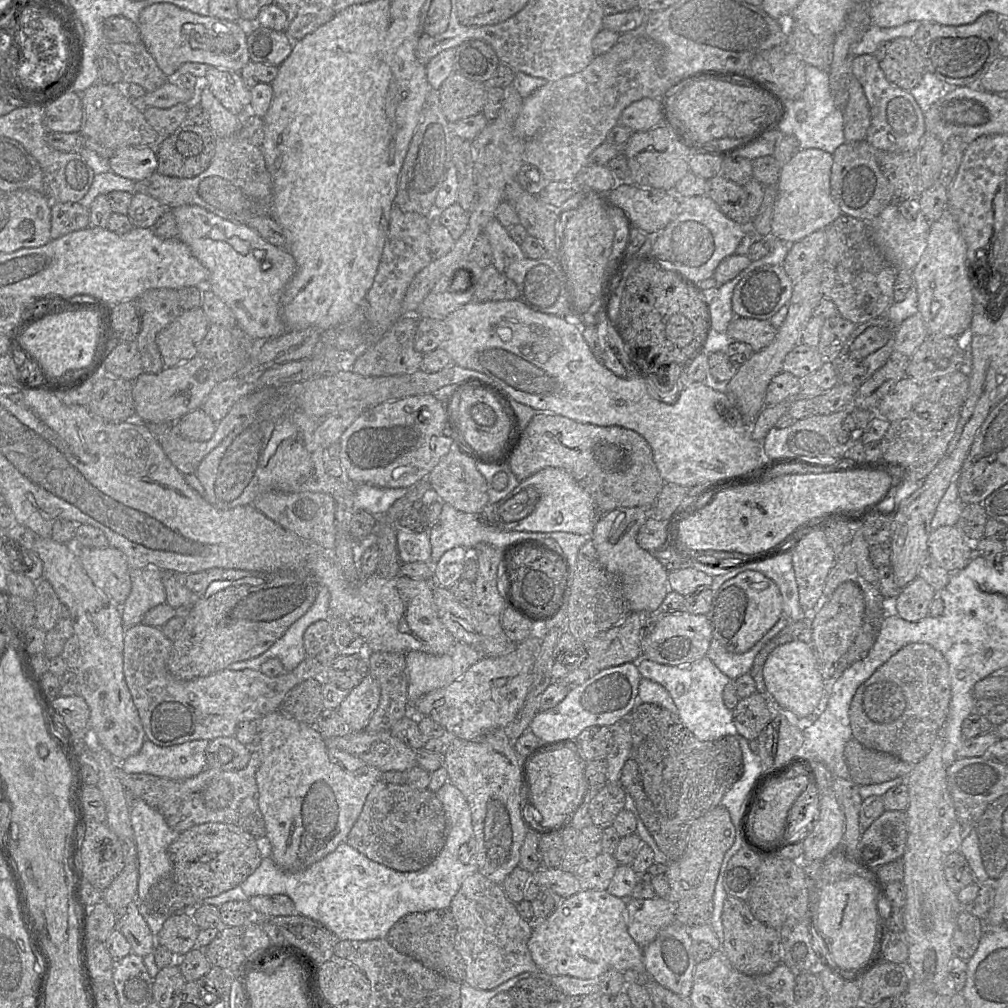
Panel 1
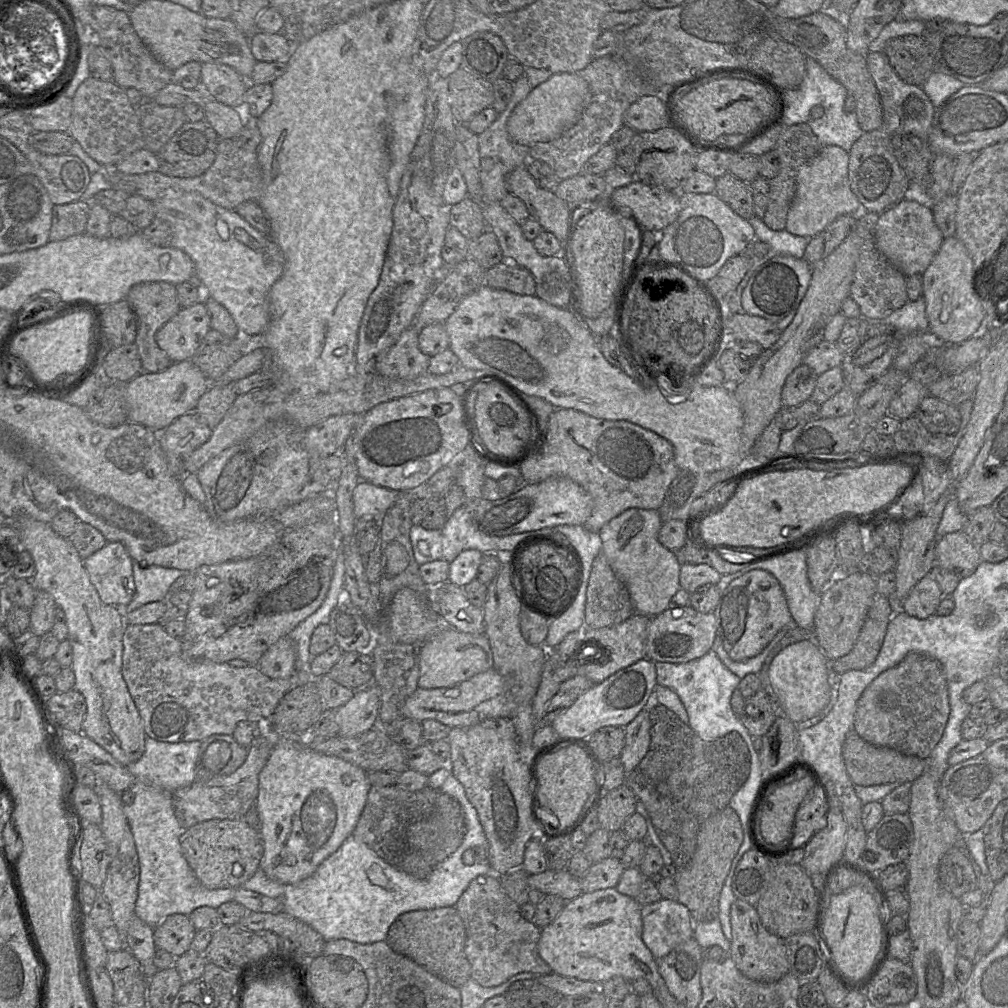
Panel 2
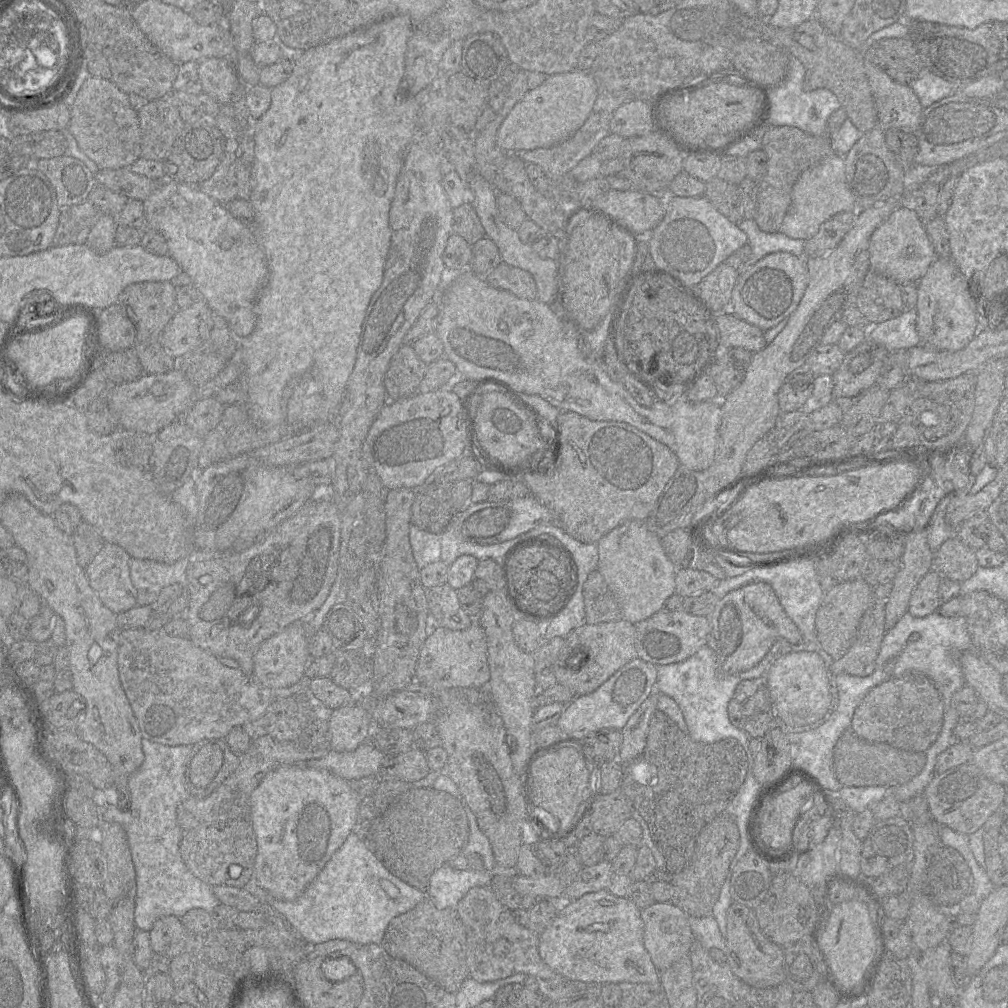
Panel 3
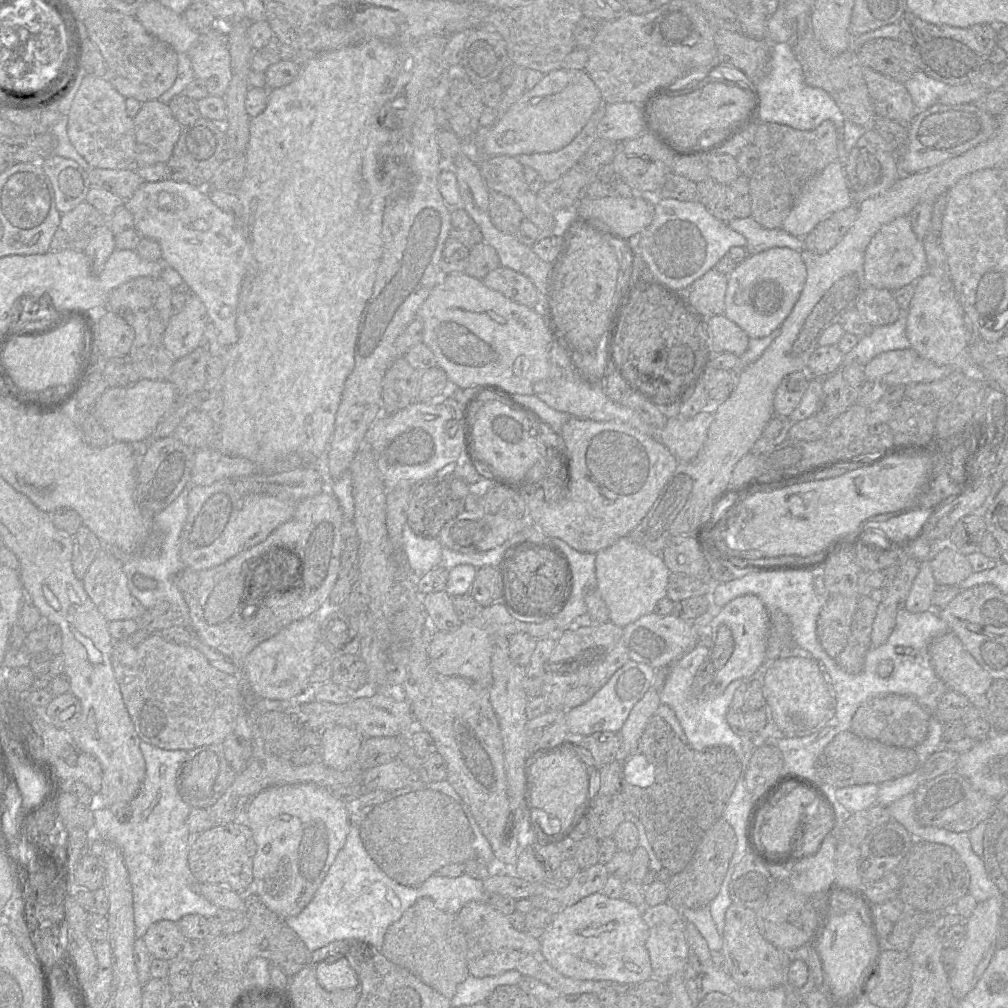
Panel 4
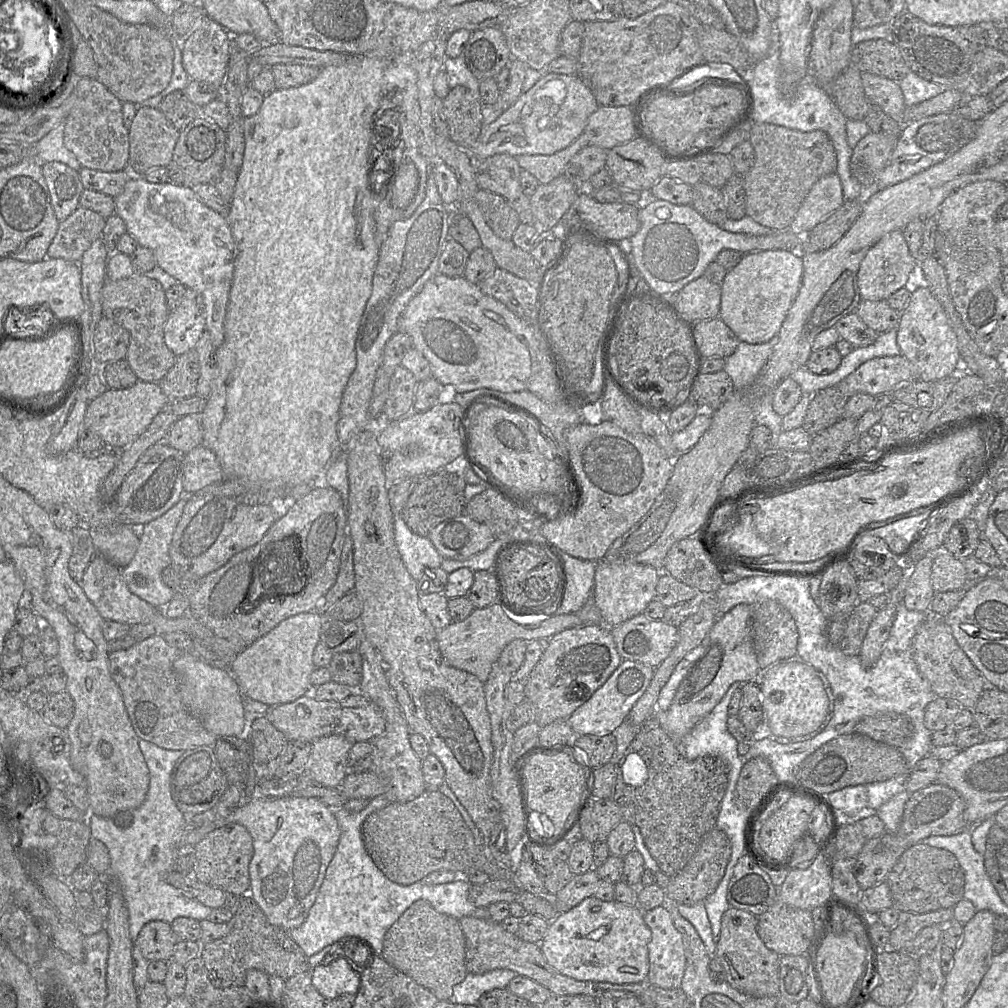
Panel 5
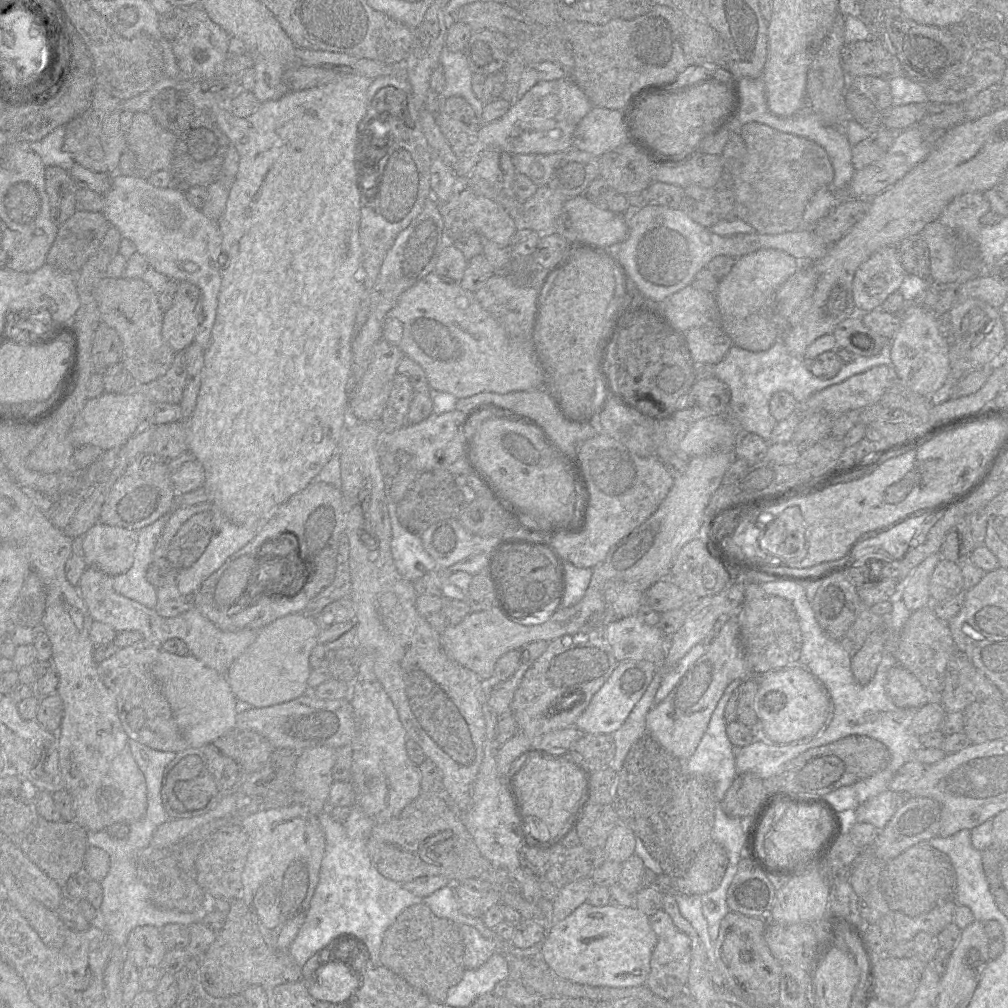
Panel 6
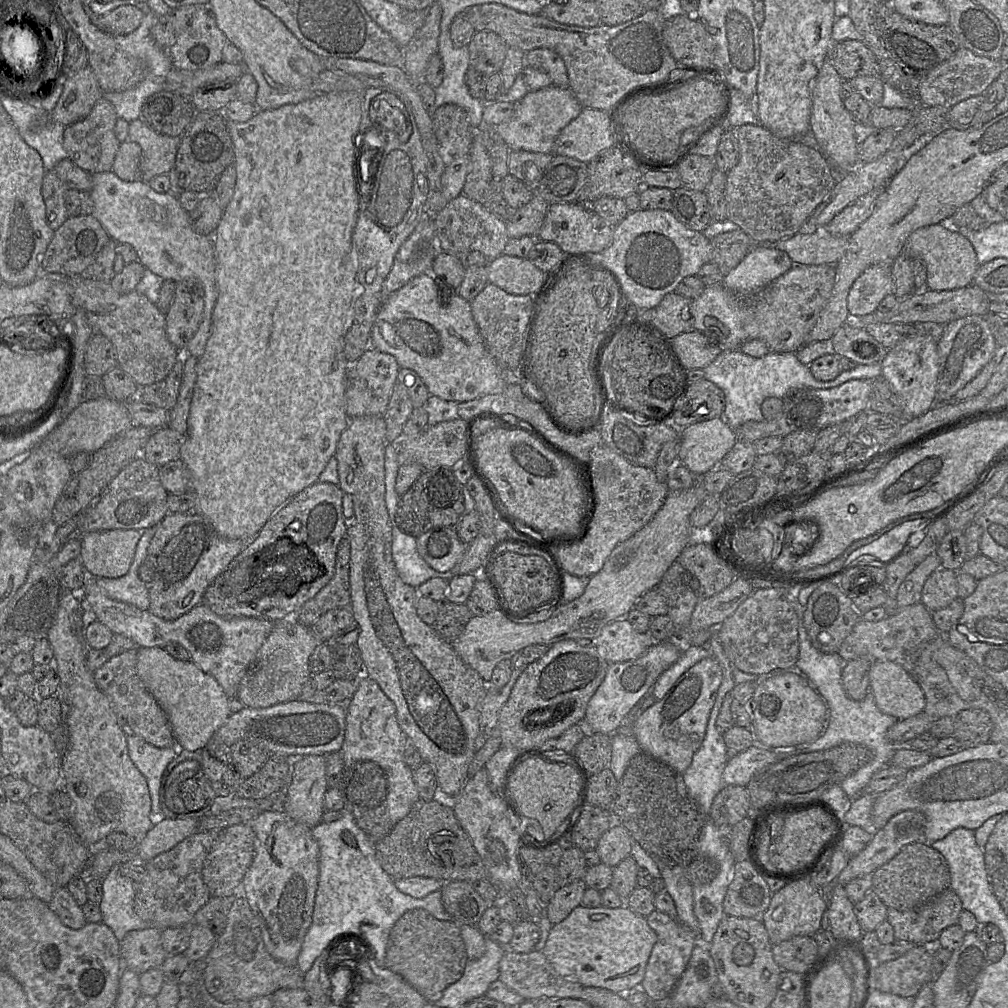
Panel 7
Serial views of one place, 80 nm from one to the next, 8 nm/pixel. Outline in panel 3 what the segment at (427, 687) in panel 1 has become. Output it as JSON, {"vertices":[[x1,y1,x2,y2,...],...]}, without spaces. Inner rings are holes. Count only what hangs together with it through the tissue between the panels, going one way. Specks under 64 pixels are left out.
{"vertices":[[478,620,464,630,438,627,422,645,415,670,415,681,432,689,486,689,490,677,487,639]]}

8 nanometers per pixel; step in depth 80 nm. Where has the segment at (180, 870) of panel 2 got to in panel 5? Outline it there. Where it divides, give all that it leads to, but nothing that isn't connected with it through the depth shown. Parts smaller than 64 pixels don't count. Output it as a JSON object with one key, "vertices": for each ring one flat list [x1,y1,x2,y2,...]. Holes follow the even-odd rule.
{"vertices":[[139,739,138,745,149,771,149,785,144,802,133,811,130,826,122,829,114,824,112,818,92,813,87,816,91,838,101,841,108,849,110,867,107,878,114,878,121,887,133,941,148,922,164,921,170,924,178,917,207,920,212,911,212,908,166,882,167,873,175,868,180,836,187,830,187,818,177,808,170,787,173,767,183,751,163,749,142,739]]}

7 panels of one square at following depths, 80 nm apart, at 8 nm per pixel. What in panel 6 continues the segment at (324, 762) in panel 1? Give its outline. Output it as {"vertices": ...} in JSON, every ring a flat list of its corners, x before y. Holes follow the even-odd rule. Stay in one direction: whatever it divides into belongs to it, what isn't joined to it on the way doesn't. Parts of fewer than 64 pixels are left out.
{"vertices":[[301,804,261,809,237,820,250,840,250,851,242,873,242,899,256,917,265,942,288,950,295,939,319,880,325,852,325,836,318,816]]}

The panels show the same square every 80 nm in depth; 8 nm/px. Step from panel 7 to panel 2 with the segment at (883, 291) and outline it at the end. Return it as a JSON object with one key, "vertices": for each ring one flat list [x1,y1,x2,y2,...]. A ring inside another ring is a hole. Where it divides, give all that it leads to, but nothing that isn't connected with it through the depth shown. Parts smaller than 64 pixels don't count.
{"vertices":[[906,199,879,214,874,227,877,250,906,277,922,275,937,254,943,240,931,208]]}

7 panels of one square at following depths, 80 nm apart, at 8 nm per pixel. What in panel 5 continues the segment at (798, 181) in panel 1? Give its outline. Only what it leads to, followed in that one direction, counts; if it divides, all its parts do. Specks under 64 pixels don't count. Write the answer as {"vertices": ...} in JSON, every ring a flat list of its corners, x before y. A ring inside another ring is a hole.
{"vertices":[[836,172,821,177,811,188,788,230,807,235,818,223,845,202]]}

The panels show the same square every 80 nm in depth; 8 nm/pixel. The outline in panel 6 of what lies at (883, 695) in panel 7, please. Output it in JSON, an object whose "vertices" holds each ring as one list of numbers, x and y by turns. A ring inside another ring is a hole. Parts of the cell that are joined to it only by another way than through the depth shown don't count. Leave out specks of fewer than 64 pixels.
{"vertices":[[899,664,889,670,885,688,887,695,898,707,920,708,927,703,922,684]]}

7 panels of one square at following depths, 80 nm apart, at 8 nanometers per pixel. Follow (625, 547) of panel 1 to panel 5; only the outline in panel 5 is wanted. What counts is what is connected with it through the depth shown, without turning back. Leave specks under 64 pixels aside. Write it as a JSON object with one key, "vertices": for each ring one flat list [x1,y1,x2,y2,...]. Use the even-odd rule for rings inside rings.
{"vertices":[[603,560,596,562,592,598,601,611,603,624,615,627,643,613,655,598,660,573,661,569,645,564,612,565]]}

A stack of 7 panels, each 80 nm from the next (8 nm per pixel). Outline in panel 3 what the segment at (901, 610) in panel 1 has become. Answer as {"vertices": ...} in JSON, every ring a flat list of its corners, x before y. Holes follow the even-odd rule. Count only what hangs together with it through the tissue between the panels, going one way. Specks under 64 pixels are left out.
{"vertices":[[929,571,914,589,909,601,908,613,923,618,936,612,942,604,939,583,940,576,936,571]]}

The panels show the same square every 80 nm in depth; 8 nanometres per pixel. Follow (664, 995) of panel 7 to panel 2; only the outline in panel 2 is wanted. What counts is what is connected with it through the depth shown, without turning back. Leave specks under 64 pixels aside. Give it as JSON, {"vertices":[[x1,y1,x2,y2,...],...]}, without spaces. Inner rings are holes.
{"vertices":[[664,899,641,907,643,941,656,959,693,937,694,922,678,900]]}

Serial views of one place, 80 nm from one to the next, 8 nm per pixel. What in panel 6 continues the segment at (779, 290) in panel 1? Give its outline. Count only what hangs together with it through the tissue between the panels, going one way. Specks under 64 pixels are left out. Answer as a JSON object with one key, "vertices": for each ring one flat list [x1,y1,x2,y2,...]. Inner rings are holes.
{"vertices":[[759,249,736,259,731,271,719,281,714,293,720,326,734,346,751,352,762,352,779,340,775,324,775,294,799,269,800,260,775,249]]}

